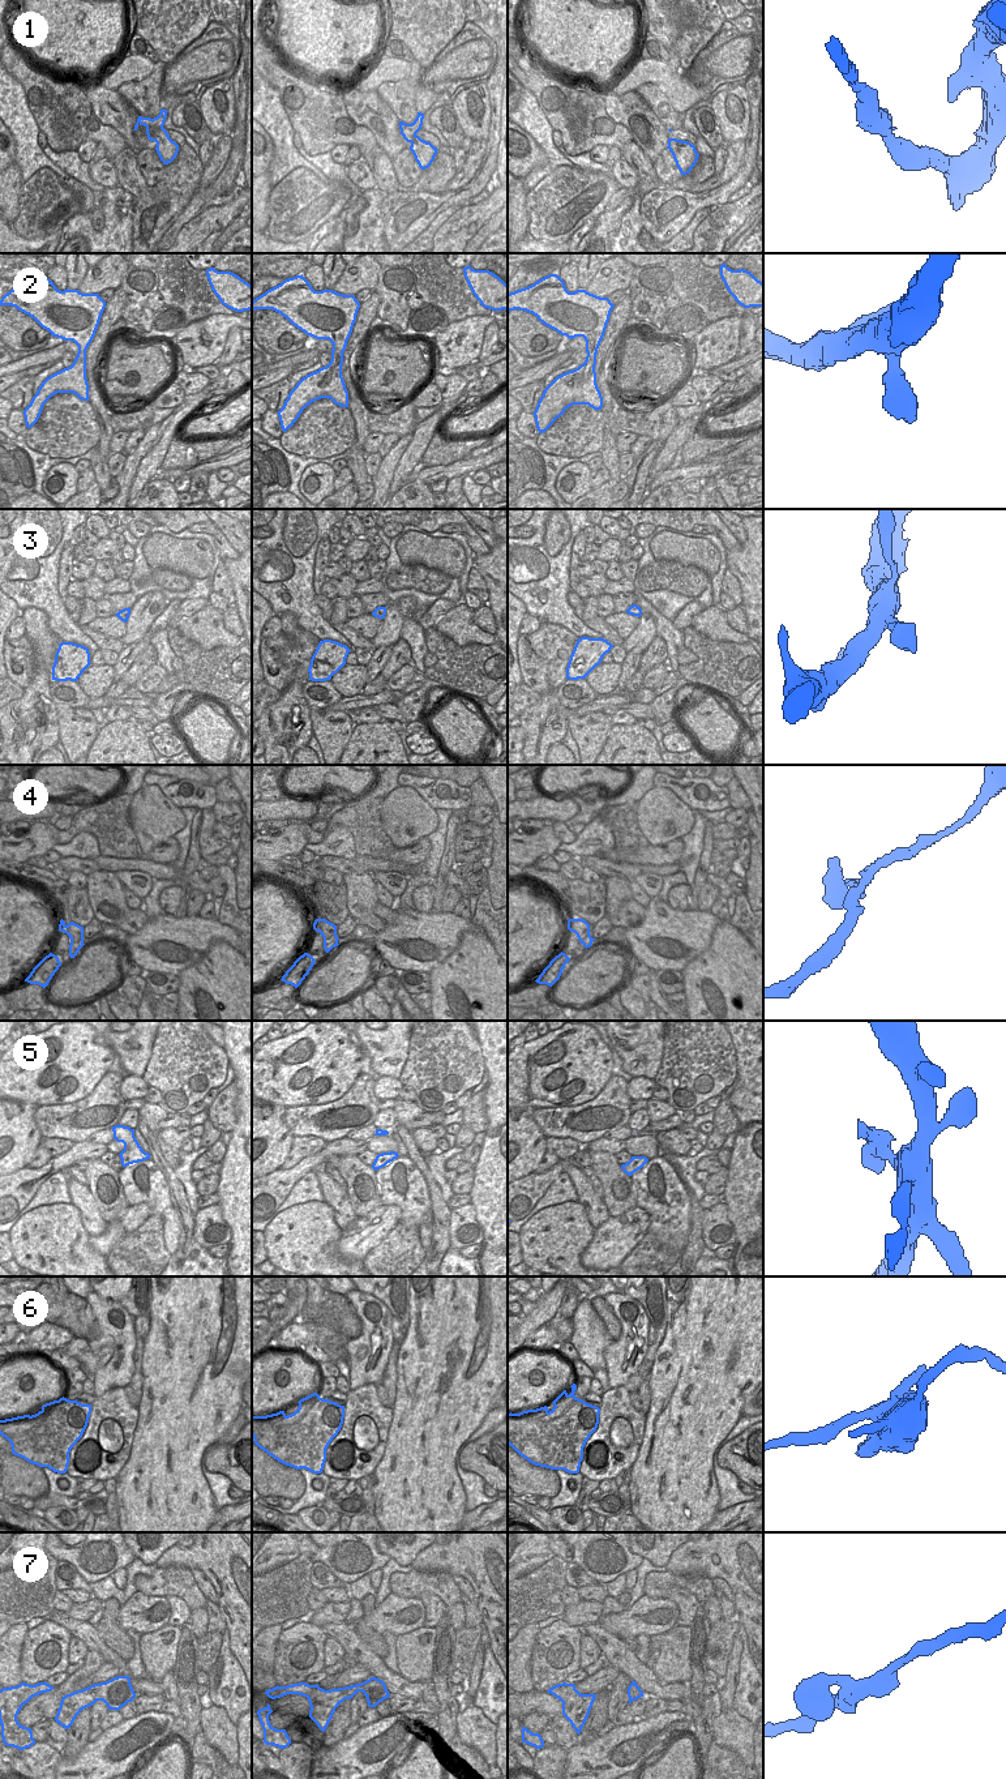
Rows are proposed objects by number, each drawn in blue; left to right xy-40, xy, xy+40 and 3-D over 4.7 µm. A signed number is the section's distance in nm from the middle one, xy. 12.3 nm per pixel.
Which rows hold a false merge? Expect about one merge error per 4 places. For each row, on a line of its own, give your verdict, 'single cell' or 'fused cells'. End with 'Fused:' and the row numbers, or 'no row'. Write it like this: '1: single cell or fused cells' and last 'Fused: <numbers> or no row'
1: single cell
2: single cell
3: single cell
4: fused cells
5: single cell
6: fused cells
7: single cell
Fused: 4, 6

